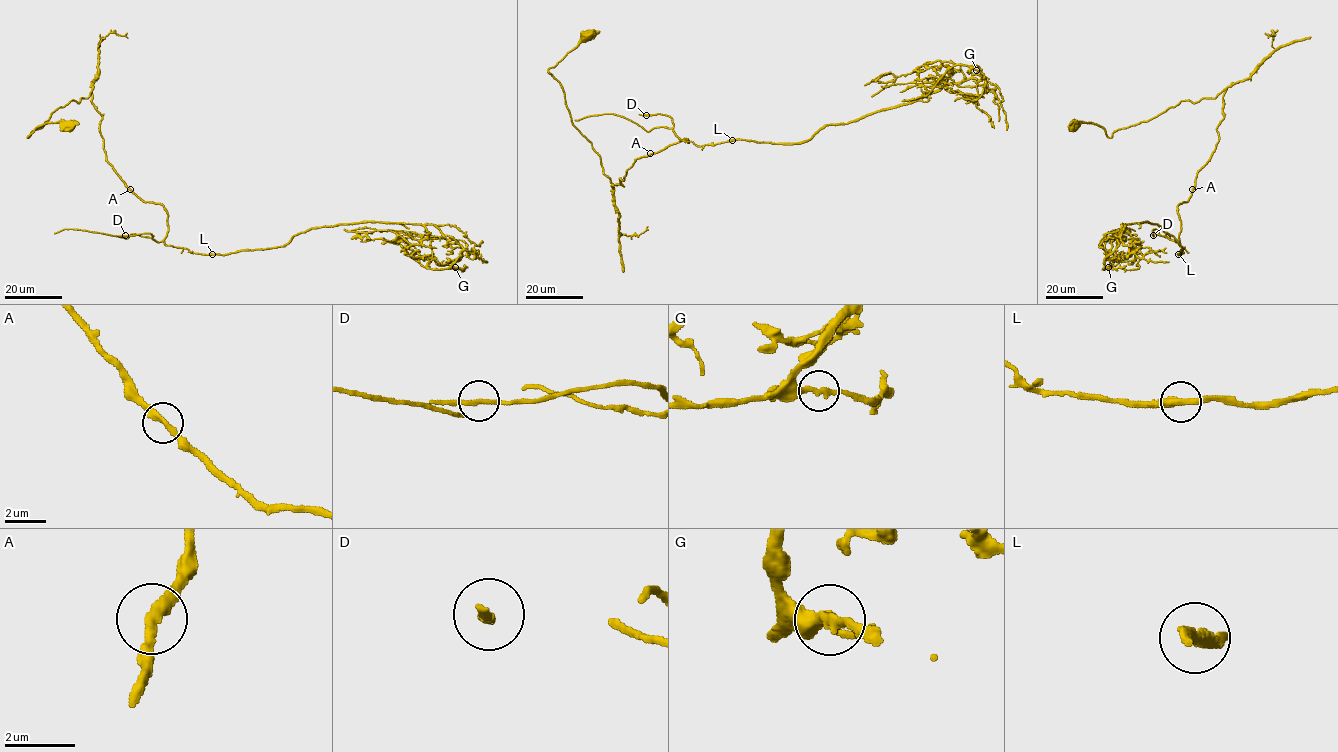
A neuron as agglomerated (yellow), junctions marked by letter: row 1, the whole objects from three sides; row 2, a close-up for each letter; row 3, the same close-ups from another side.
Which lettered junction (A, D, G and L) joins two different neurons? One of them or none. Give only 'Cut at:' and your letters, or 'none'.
Cut at: L

